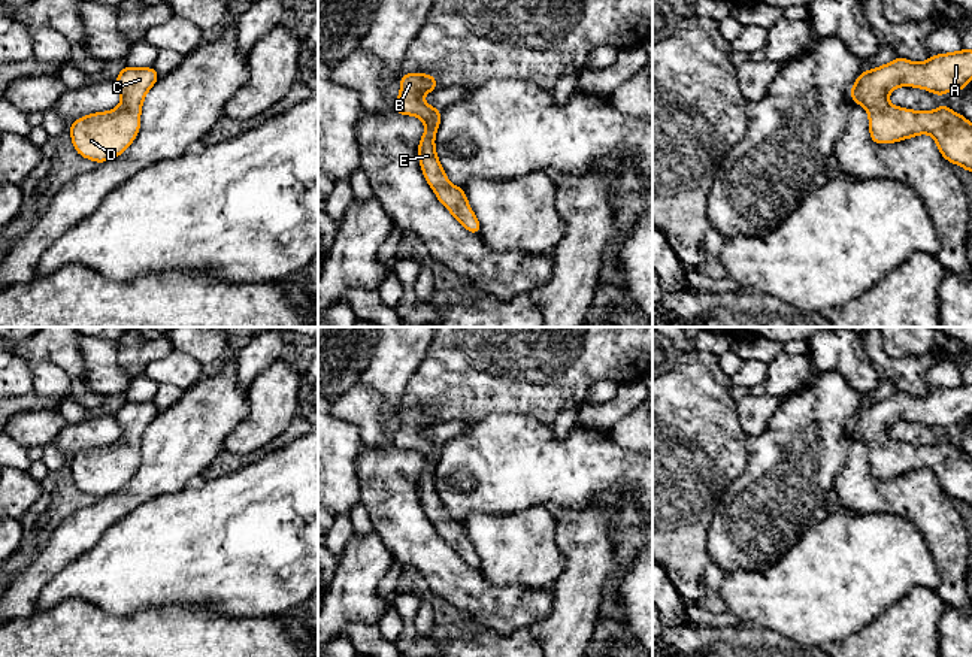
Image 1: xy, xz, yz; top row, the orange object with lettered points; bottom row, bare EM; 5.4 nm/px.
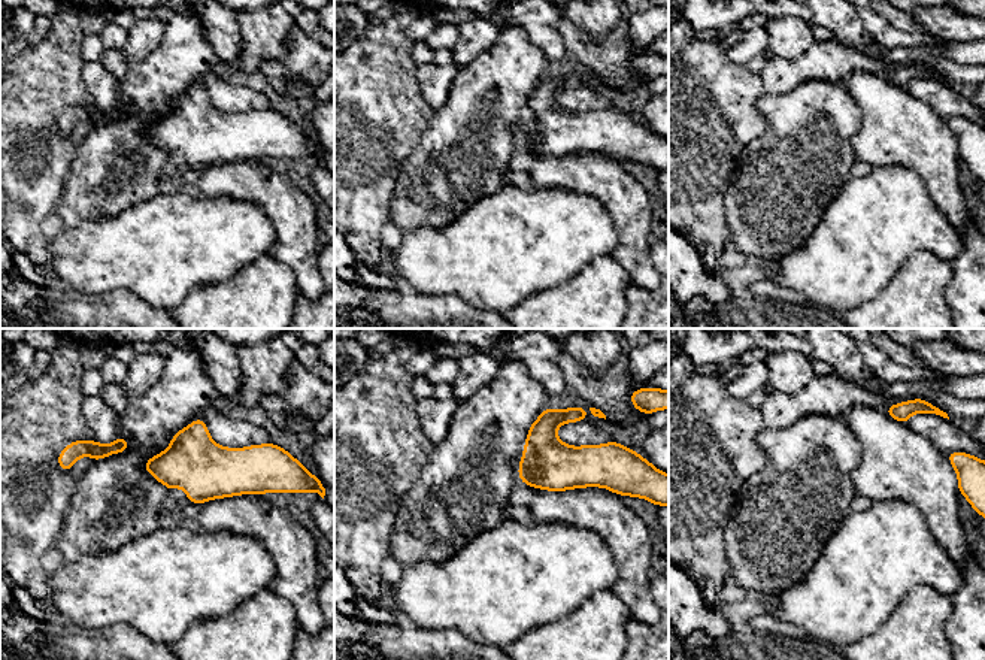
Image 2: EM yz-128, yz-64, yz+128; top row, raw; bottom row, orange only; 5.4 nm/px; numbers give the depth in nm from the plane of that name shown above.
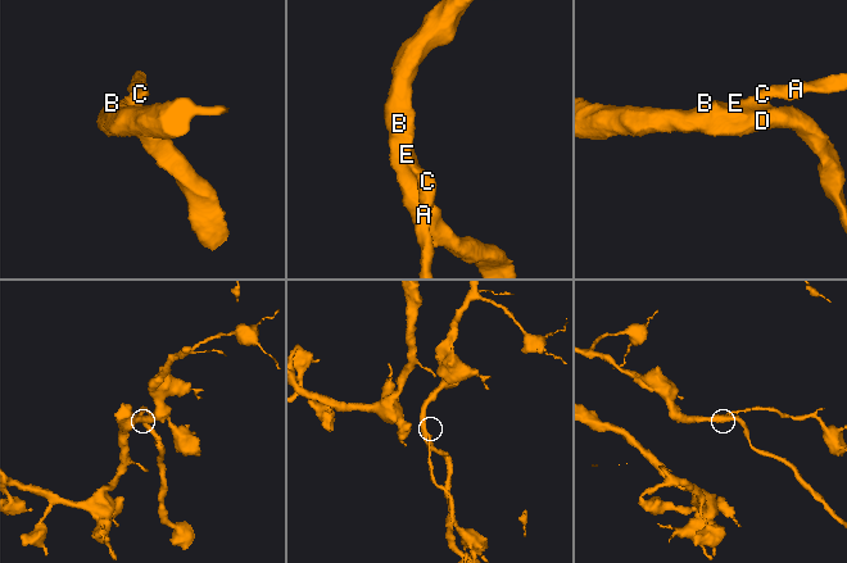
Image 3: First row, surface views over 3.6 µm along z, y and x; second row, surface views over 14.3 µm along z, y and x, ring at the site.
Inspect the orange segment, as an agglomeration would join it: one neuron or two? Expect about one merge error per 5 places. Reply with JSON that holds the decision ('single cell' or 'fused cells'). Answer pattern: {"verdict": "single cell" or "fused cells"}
{"verdict": "single cell"}

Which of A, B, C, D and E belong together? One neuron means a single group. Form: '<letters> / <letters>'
A B C D E

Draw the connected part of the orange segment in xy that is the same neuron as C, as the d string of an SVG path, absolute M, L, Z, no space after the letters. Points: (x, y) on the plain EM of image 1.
M125 400L115 414L122 430L121 438L113 445L91 448L70 458L76 487L97 497L121 490L140 464L143 433L158 412L154 402Z

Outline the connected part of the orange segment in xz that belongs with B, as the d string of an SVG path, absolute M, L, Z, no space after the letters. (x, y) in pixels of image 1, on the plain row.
M403 408L400 414L400 429L391 445L399 449L414 449L424 455L426 466L418 478L418 494L426 517L433 523L437 535L467 566L479 569L481 558L475 547L469 542L464 524L448 515L434 484L434 470L440 458L442 445L426 439L423 430L437 421L434 411L430 408Z

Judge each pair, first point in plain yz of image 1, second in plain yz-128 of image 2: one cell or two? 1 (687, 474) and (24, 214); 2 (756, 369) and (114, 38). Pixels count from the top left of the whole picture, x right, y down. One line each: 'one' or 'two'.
1: one
2: one

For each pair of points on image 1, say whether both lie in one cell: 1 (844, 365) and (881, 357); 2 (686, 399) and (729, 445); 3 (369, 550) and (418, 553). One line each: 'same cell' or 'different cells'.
1: different cells
2: same cell
3: different cells

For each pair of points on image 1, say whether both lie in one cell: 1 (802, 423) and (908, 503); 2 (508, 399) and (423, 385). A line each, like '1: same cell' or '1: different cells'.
1: different cells
2: same cell

